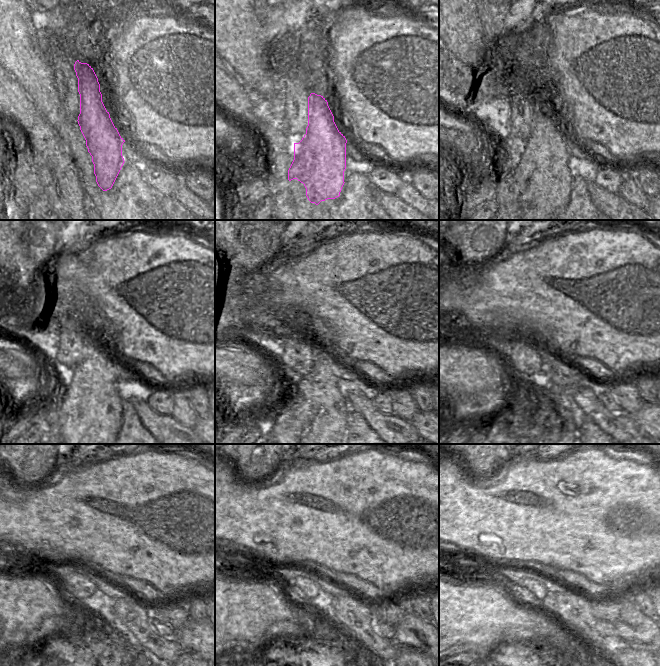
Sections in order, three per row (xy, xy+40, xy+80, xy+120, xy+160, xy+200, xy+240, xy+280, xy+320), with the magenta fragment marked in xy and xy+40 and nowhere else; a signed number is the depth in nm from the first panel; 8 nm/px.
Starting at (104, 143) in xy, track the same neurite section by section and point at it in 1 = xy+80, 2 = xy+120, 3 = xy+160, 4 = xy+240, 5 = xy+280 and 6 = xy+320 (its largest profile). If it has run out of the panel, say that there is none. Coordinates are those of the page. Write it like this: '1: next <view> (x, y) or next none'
1: next xy+80 (541, 161)
2: next xy+120 (89, 389)
3: next xy+160 (300, 423)
4: next xy+240 (56, 647)
5: next xy+280 (277, 647)
6: next xy+320 (511, 647)

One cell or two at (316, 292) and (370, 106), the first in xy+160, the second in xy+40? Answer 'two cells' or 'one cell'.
one cell

